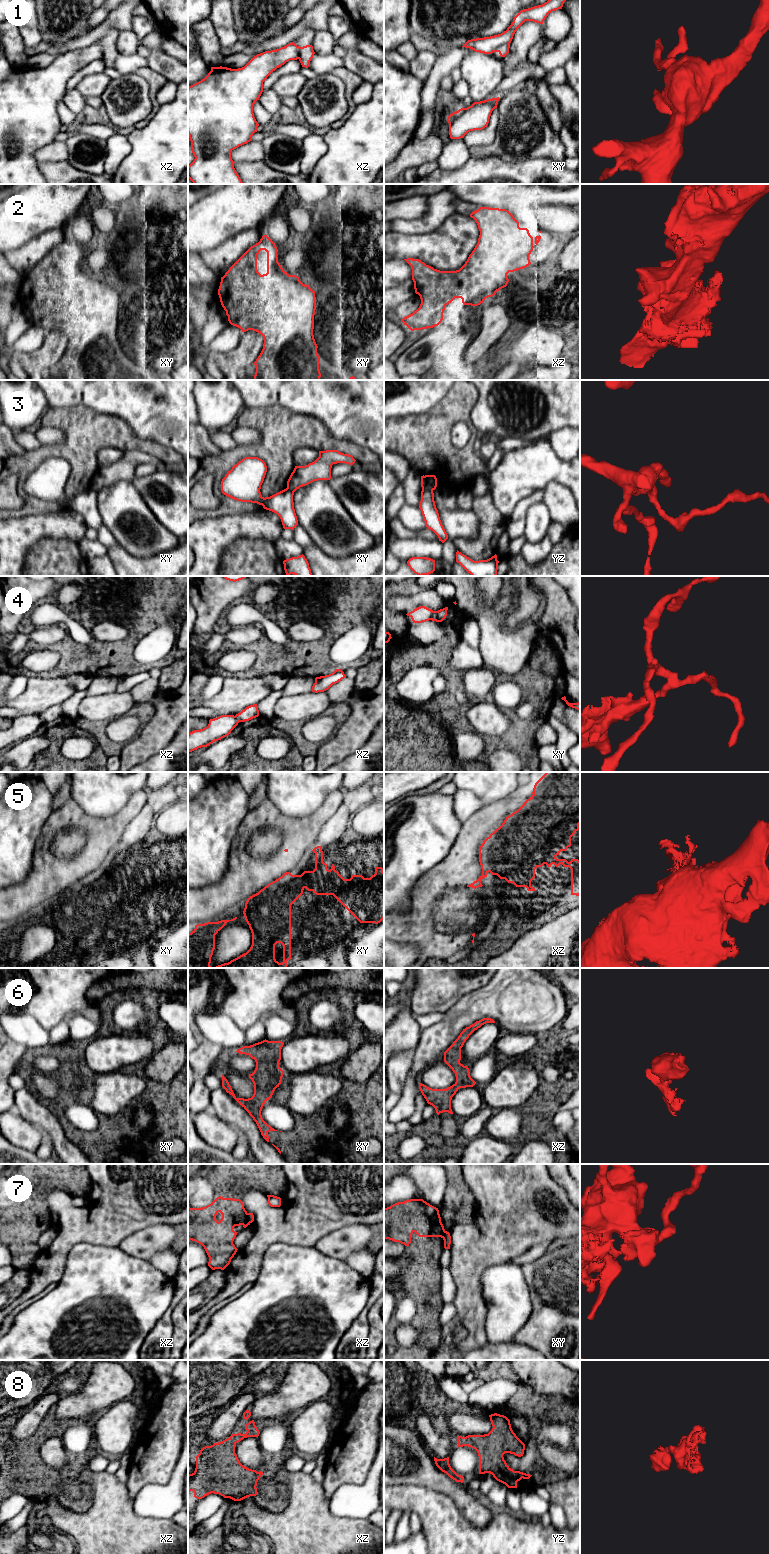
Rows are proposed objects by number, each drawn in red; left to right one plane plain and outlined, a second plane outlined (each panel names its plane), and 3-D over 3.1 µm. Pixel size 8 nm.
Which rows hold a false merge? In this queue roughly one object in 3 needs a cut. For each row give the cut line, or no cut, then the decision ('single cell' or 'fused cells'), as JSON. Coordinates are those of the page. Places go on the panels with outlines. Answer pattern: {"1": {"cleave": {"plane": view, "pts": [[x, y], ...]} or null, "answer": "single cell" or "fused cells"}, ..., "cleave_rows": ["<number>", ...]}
{"1": {"cleave": {"plane": "xy", "pts": [[509, 43], [503, 43], [493, 51]]}, "answer": "fused cells"}, "2": {"cleave": null, "answer": "single cell"}, "3": {"cleave": {"plane": "yz", "pts": [[422, 488], [432, 490]]}, "answer": "fused cells"}, "4": {"cleave": {"plane": "xy", "pts": [[434, 611], [430, 619]]}, "answer": "fused cells"}, "5": {"cleave": {"plane": "xz", "pts": [[480, 876], [482, 878]]}, "answer": "fused cells"}, "6": {"cleave": null, "answer": "single cell"}, "7": {"cleave": {"plane": "xy", "pts": [[446, 1231], [442, 1237]]}, "answer": "fused cells"}, "8": {"cleave": null, "answer": "single cell"}, "cleave_rows": ["1", "3", "4", "5", "7"]}

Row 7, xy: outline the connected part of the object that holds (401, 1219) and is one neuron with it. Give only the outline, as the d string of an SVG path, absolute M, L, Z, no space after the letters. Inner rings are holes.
M410 1199L398 1202L384 1208L384 1238L399 1242L405 1246L411 1243L411 1236L416 1233L419 1237L441 1237L445 1234L444 1226L438 1208L423 1199Z

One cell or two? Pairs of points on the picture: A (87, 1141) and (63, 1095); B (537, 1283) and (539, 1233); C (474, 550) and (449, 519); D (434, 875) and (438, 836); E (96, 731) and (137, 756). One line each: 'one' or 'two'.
A: one
B: two
C: two
D: two
E: two

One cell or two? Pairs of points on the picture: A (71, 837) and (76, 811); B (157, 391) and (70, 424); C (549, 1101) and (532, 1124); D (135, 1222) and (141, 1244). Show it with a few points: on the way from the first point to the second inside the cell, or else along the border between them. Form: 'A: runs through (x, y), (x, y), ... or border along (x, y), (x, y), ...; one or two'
A: runs through (76, 831), (76, 817); one
B: border along (78, 406), (123, 420); two
C: runs through (546, 1107), (537, 1118); one
D: border along (160, 1224), (143, 1227), (127, 1235), (118, 1244); two

